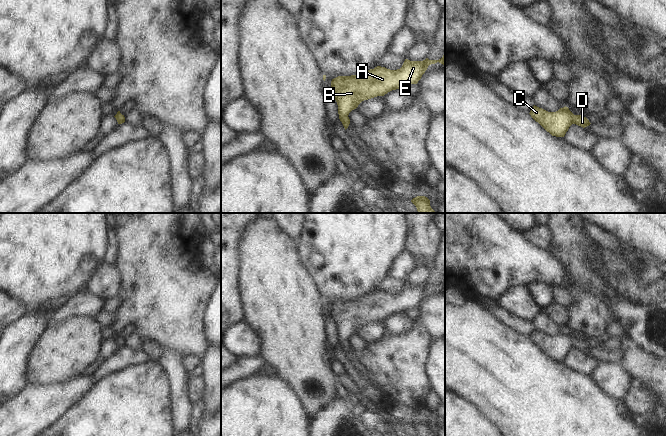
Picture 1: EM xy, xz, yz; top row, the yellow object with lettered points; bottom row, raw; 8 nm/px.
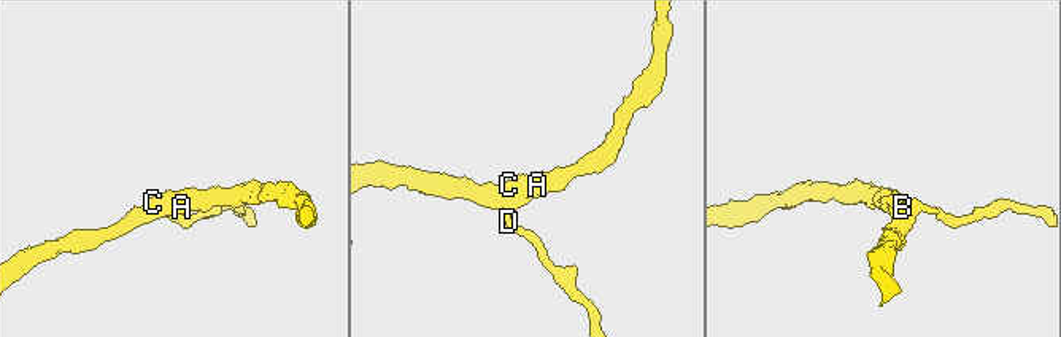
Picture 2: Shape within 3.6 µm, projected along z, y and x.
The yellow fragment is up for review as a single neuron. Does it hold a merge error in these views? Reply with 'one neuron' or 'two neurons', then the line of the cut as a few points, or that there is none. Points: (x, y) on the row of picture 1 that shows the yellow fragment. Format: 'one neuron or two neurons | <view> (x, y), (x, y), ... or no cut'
one neuron | no cut

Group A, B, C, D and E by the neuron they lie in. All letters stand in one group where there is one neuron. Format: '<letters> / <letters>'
A B C D E

